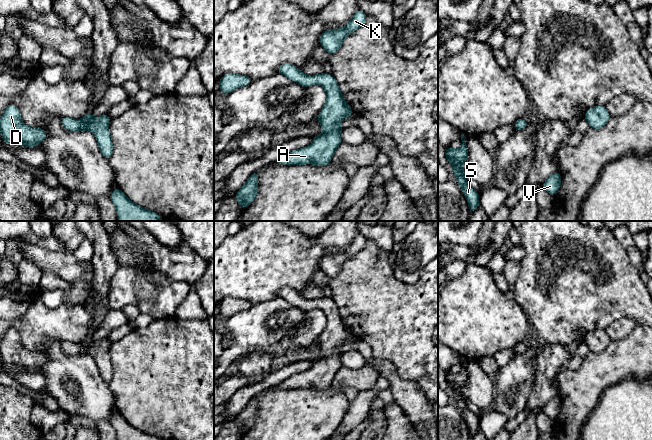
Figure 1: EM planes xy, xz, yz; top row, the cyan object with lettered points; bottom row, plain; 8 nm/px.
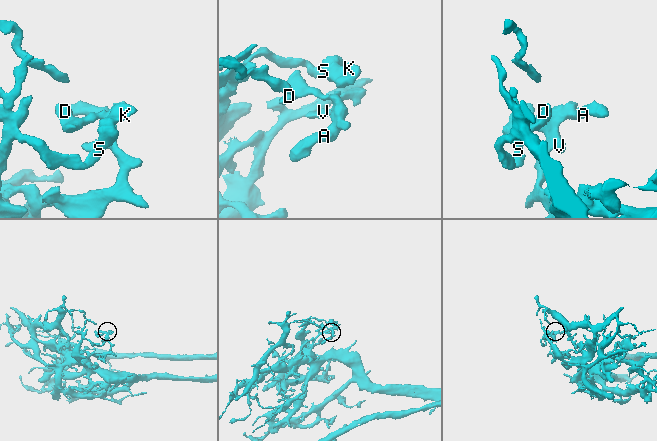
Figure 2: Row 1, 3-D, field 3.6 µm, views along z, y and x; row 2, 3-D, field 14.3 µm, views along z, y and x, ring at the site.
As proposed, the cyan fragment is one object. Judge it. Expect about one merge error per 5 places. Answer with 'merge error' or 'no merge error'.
no merge error

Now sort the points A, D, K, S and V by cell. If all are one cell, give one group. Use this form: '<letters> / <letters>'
A D K S V

